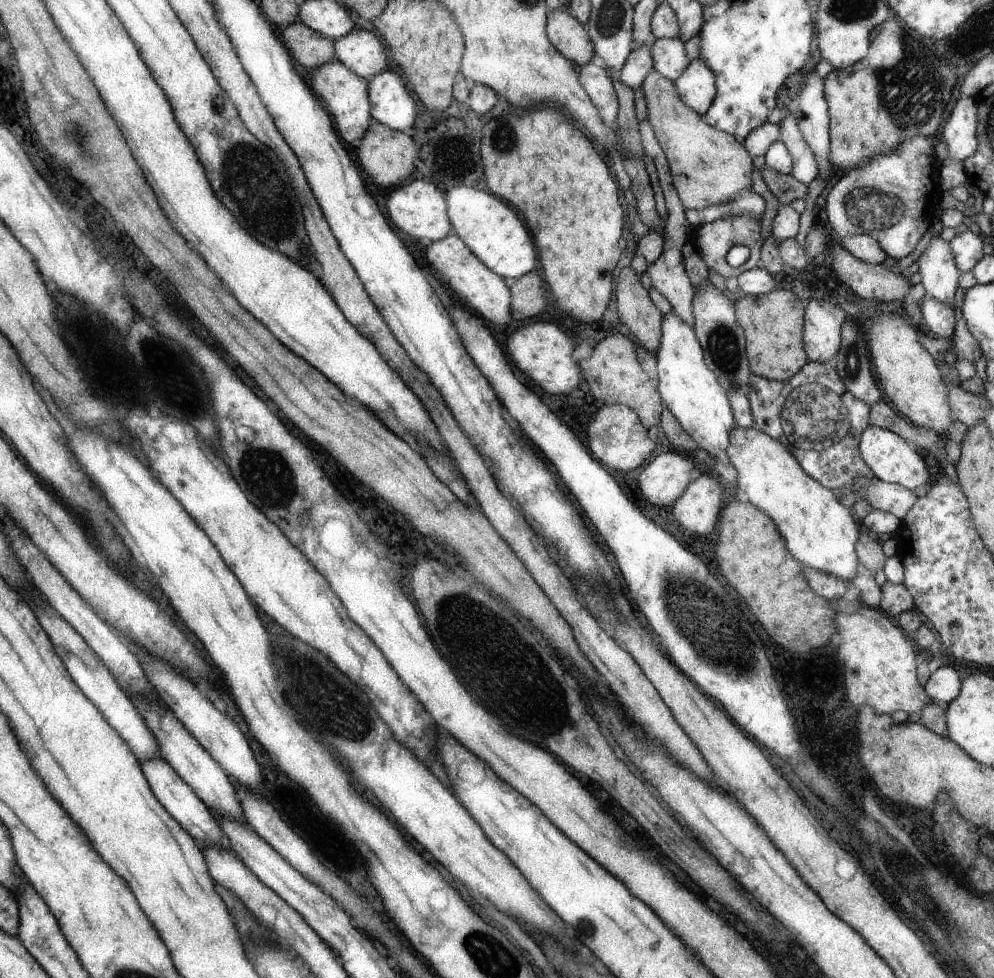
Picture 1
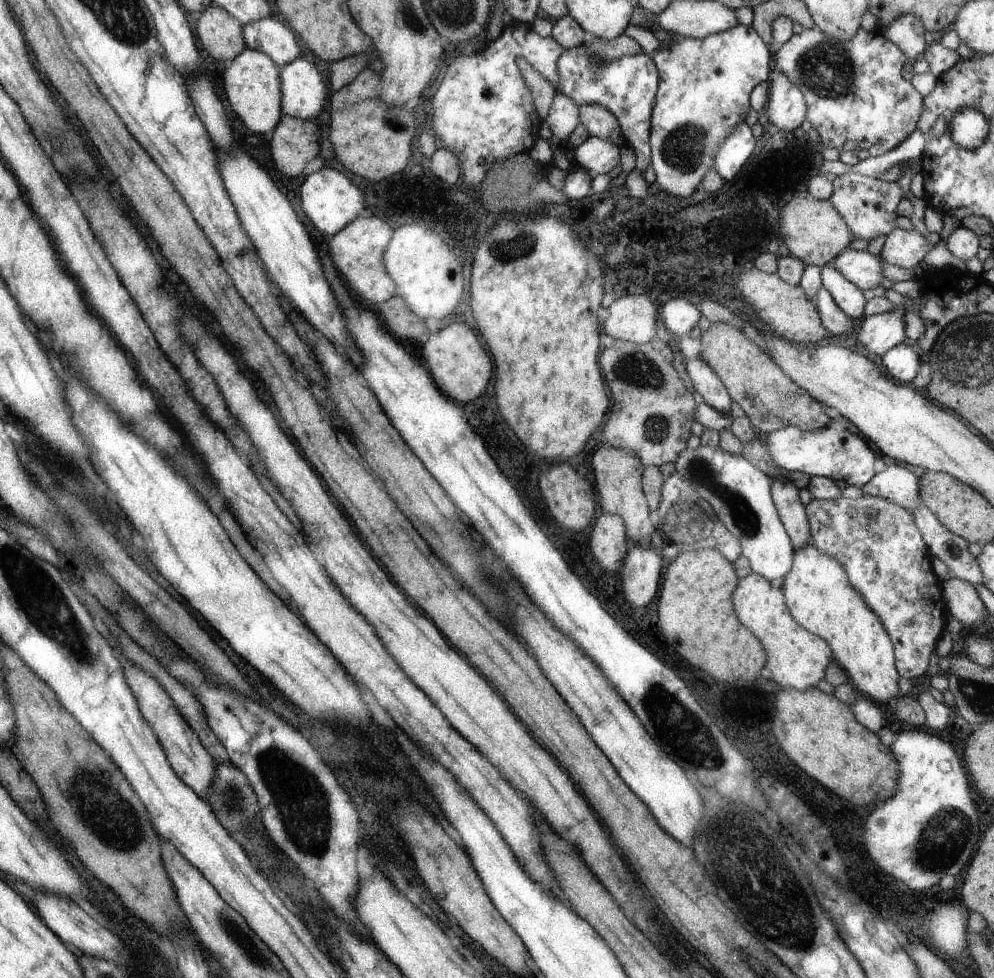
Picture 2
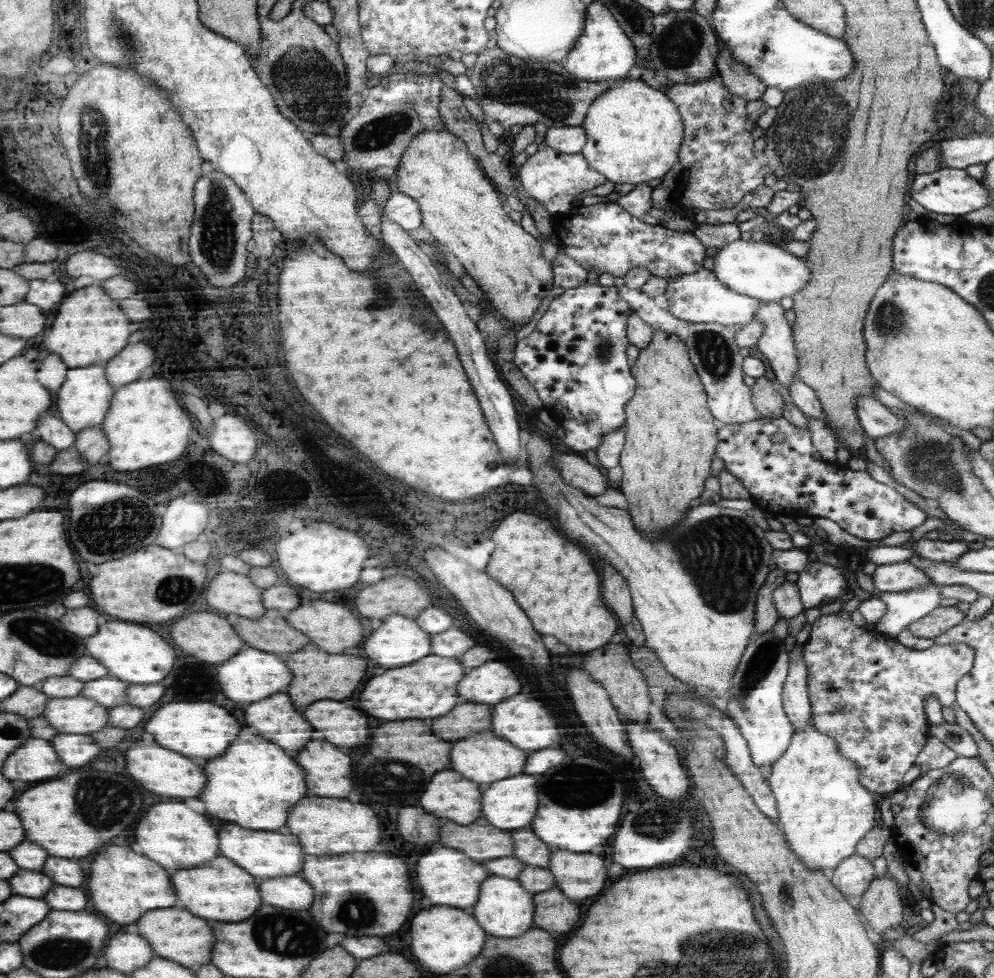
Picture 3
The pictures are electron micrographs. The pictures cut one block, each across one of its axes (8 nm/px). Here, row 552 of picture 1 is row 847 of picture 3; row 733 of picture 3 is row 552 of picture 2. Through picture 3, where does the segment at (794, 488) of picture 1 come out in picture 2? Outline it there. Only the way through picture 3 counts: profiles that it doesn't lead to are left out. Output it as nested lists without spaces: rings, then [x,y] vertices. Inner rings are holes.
[[[813,543],[795,550],[794,564],[784,577],[782,586],[783,594],[786,596],[787,606],[791,614],[812,634],[830,643],[835,652],[834,663],[838,663],[842,670],[845,670],[850,682],[860,692],[863,697],[872,698],[876,704],[885,705],[892,698],[902,697],[902,692],[898,688],[898,664],[894,664],[894,643],[888,628],[884,626],[883,619],[868,606],[864,596],[856,590],[851,582],[851,578],[844,570],[844,566],[838,559],[832,558],[826,551],[820,550]]]

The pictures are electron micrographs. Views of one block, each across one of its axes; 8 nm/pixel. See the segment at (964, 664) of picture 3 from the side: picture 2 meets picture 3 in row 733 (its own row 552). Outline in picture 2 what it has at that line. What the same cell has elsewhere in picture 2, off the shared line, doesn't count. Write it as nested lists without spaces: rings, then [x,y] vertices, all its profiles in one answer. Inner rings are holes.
[[[869,494],[860,498],[846,497],[836,500],[813,499],[806,506],[810,518],[812,543],[820,550],[826,551],[832,558],[843,564],[844,570],[851,578],[856,590],[867,600],[868,606],[876,610],[883,619],[891,638],[895,640],[898,655],[898,670],[902,678],[918,678],[926,672],[930,658],[934,654],[936,642],[944,632],[946,618],[950,614],[947,599],[943,595],[942,580],[932,572],[927,542],[924,542],[922,531],[915,522],[914,514],[895,502]]]

